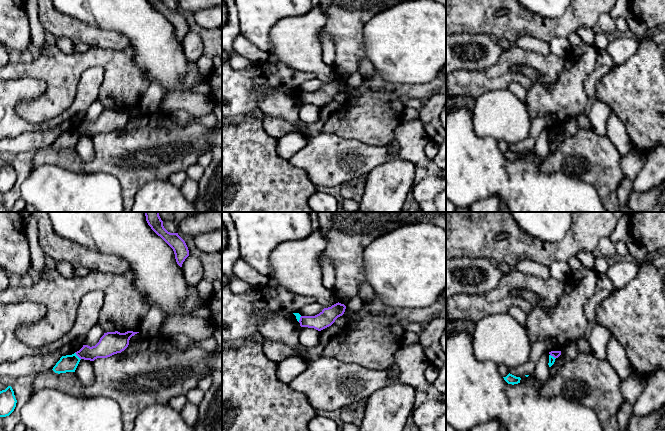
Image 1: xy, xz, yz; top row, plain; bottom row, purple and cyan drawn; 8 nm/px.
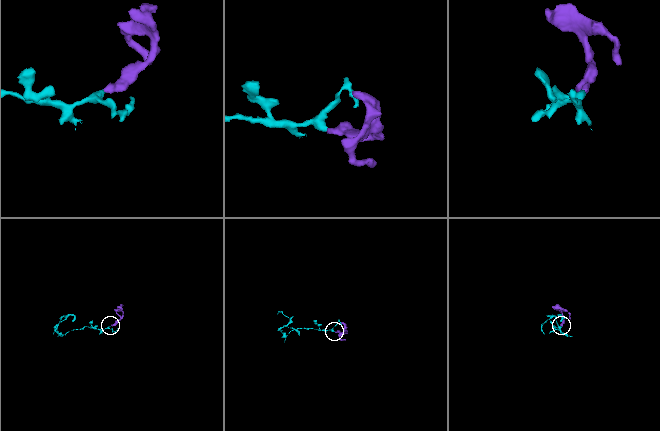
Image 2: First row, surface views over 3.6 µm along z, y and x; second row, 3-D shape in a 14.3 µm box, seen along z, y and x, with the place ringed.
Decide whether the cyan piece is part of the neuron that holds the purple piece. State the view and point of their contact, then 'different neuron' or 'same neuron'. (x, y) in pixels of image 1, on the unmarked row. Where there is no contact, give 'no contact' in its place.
xy (77, 131) | different neuron

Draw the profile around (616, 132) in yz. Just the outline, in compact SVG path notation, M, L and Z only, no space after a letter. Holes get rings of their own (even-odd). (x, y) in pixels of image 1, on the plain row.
M612 112L607 121L606 137L613 143L622 157L633 148L631 139L623 122L614 112Z

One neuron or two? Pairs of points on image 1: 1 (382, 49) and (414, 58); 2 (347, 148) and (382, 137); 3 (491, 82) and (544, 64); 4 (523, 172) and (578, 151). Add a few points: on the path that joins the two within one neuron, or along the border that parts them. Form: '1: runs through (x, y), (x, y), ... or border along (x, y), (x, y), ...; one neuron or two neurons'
1: runs through (390, 49), (406, 50); one neuron
2: border along (341, 136), (370, 145), (387, 147); two neurons
3: runs through (503, 69), (513, 59), (531, 59); one neuron
4: border along (540, 164), (540, 168), (545, 172), (562, 173); two neurons

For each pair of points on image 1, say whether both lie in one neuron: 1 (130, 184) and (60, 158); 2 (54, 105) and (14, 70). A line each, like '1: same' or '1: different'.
1: same
2: same

